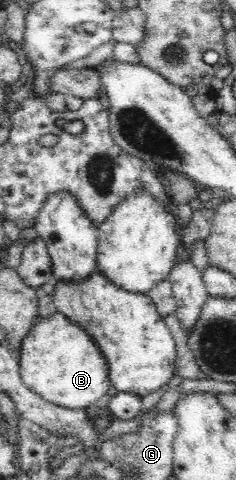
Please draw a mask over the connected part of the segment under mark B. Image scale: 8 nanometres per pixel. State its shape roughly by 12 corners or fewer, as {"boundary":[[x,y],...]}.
{"boundary":[[59,311],[23,338],[19,373],[42,400],[87,409],[107,359]]}

